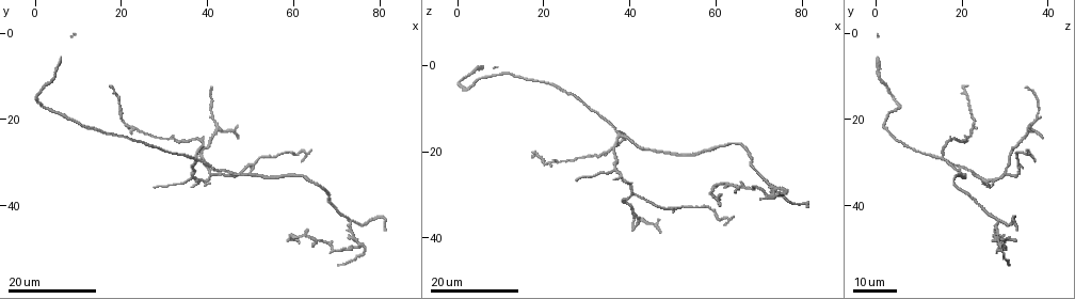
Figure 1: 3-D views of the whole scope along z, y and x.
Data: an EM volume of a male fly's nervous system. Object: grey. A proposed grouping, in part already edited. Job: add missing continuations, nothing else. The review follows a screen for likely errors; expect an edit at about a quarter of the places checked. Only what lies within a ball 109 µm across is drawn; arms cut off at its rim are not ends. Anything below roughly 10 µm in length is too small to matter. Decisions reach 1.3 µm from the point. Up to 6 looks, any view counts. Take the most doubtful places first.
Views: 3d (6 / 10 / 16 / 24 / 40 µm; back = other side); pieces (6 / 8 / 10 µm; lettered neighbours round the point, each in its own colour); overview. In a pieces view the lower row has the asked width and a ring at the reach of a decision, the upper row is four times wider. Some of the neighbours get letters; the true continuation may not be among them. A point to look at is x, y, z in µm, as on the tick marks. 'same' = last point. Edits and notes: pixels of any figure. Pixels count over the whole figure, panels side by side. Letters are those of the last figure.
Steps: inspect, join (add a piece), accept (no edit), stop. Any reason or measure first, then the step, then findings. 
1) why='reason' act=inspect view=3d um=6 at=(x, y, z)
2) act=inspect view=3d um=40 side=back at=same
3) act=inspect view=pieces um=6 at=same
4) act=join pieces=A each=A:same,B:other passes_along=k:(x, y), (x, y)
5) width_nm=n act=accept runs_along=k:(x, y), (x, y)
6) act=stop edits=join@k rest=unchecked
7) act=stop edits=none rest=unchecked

why='an open end' act=inspect view=3d um=16 at=(81.5, 45.5, 32.5)

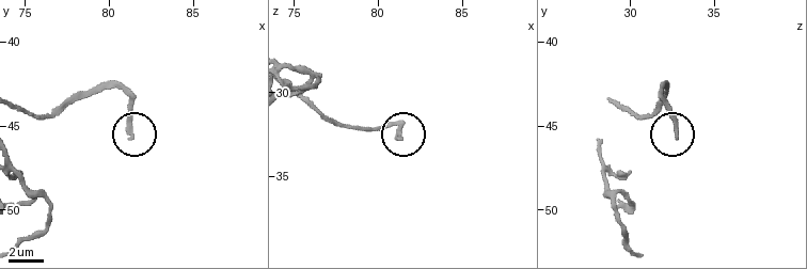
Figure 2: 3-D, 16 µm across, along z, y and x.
act=inspect view=pieces um=8 at=(81.3, 45.7, 32.7)

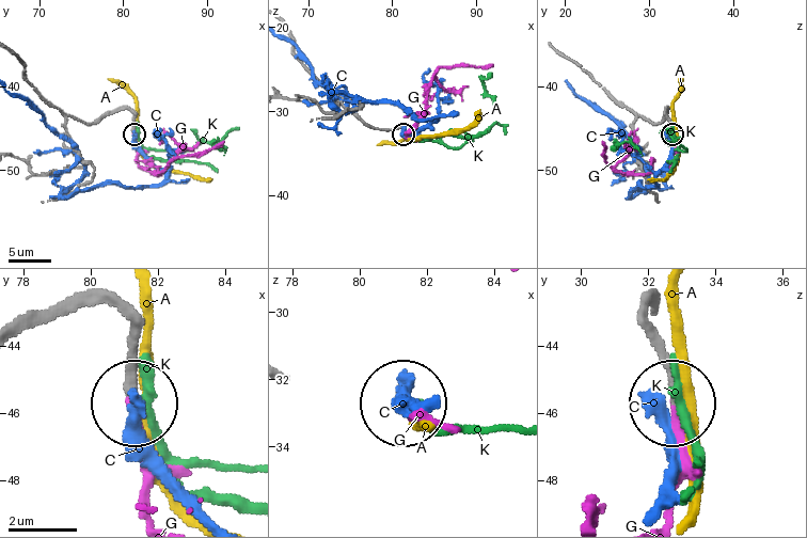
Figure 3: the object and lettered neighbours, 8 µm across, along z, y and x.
act=join pieces=G each=A:other,C:other,G:same,K:other passes_along=3:(644, 311), (679, 406), (679, 480), (667, 515) found='the cell continues'

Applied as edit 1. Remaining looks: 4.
why='redraw' act=inspect view=overview

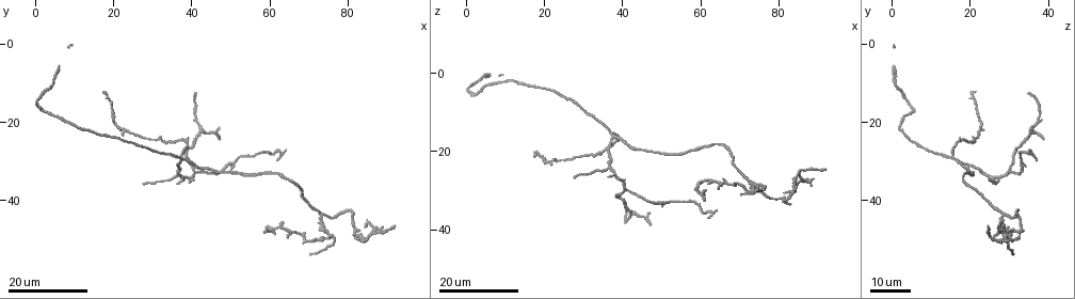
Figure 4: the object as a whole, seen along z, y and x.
why='thin end' act=inspect view=3d um=24 at=(47.5, 24.0, 38.5)

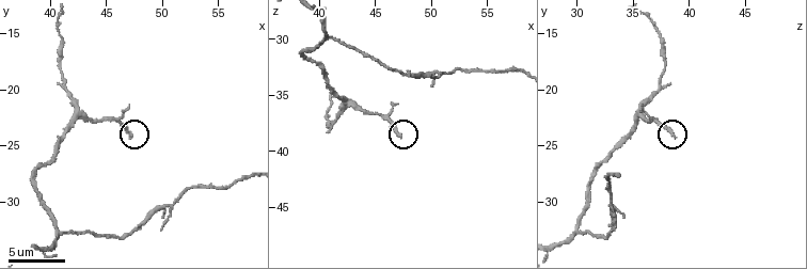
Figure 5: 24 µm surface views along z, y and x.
act=inspect view=pieces um=8 at=(47.2, 24.4, 38.6)

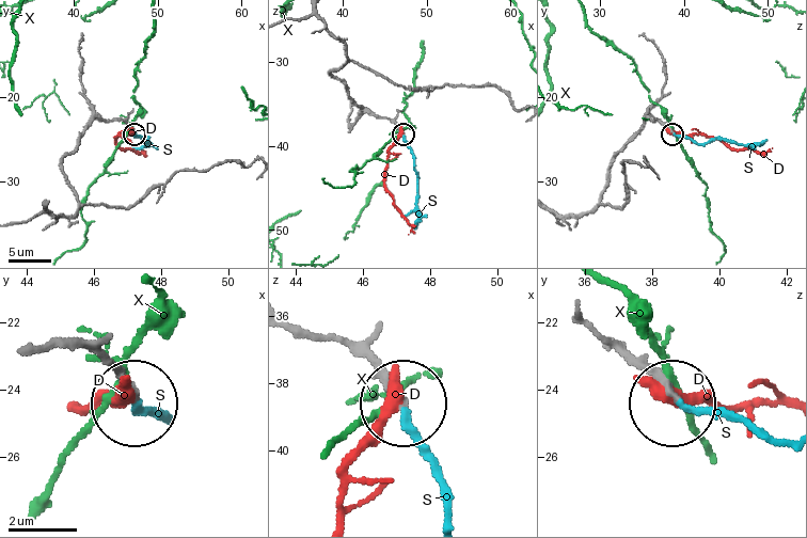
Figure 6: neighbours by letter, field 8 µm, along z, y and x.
act=join pieces=S each=D:other,S:same,X:other found='it goes on there'

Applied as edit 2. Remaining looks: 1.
act=stop edits=join@3,join@6 rest=unchecked

